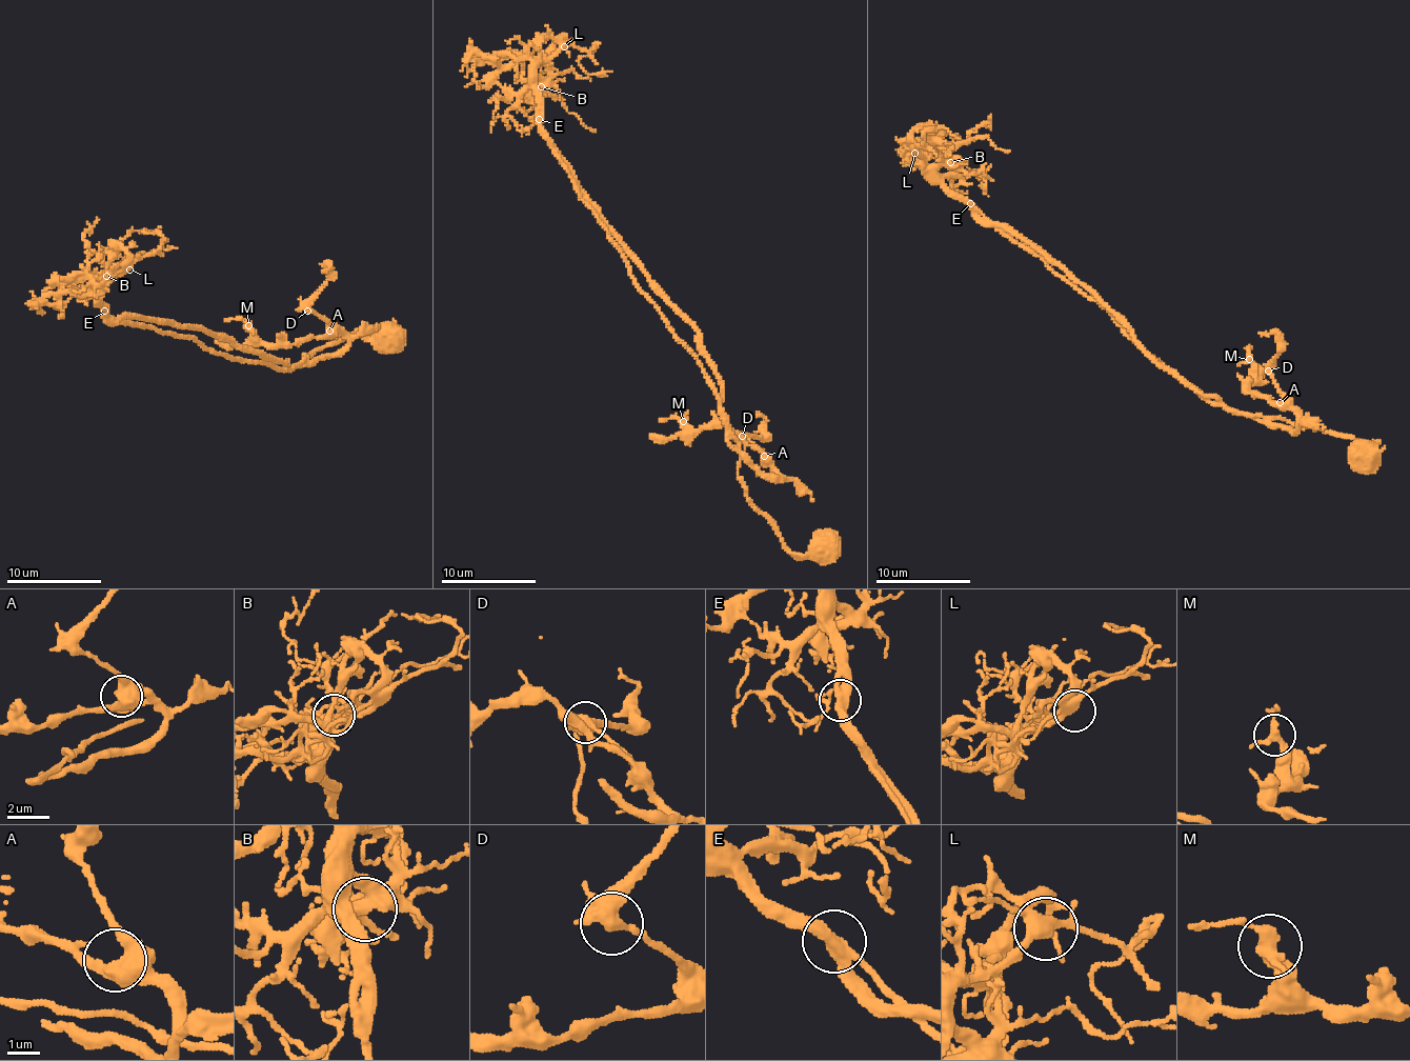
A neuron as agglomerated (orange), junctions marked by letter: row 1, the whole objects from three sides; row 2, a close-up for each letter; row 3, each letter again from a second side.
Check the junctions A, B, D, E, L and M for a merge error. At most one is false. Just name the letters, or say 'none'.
none

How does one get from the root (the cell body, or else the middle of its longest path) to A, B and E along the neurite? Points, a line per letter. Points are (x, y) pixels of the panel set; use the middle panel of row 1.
A: (823, 546), (821, 558), (794, 556), (747, 496), (738, 474), (745, 456), (783, 478), (764, 456)
B: (823, 546), (821, 558), (794, 556), (747, 496), (713, 383), (543, 133), (536, 76), (541, 86)
E: (823, 546), (821, 558), (794, 556), (747, 496), (738, 474), (738, 439), (713, 383), (636, 282), (539, 119)

